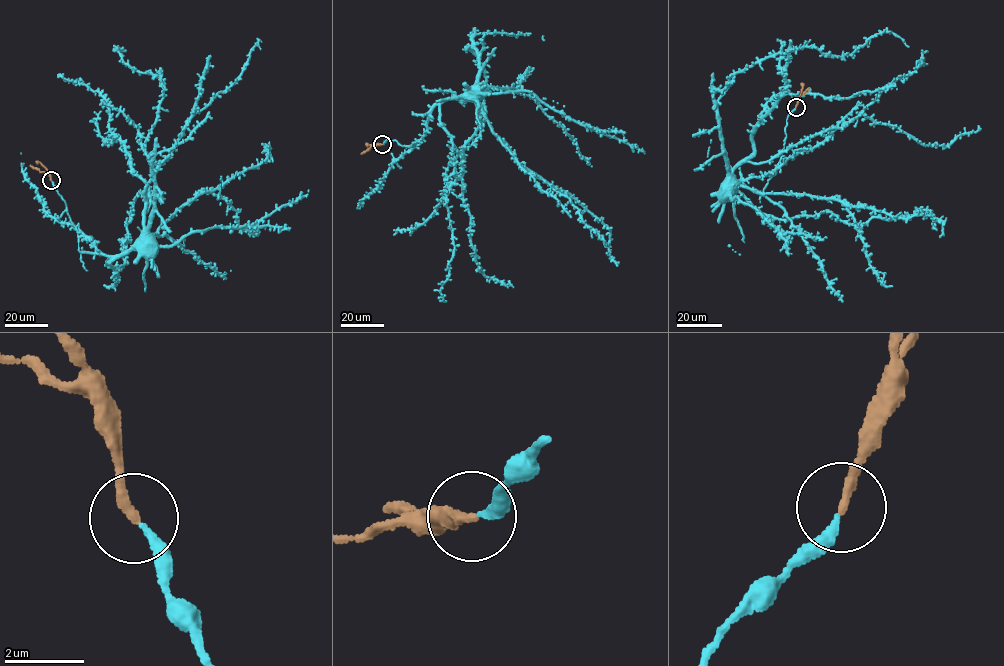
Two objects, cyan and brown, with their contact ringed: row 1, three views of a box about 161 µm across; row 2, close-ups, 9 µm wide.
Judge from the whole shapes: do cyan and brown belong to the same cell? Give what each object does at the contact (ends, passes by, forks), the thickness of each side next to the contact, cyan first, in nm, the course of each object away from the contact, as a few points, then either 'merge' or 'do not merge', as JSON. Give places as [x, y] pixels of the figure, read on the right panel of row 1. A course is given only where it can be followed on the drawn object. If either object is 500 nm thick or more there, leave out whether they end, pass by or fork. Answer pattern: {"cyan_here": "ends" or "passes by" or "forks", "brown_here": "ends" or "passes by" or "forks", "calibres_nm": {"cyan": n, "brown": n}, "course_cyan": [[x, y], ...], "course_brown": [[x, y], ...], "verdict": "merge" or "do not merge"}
{"cyan_here": "ends", "brown_here": "ends", "calibres_nm": {"cyan": 280, "brown": 260}, "course_cyan": [[795, 107], [786, 120], [786, 137], [780, 166], [760, 177], [732, 183], [729, 188], [729, 183]], "course_brown": [[796, 107], [799, 95], [809, 88]], "verdict": "merge"}

